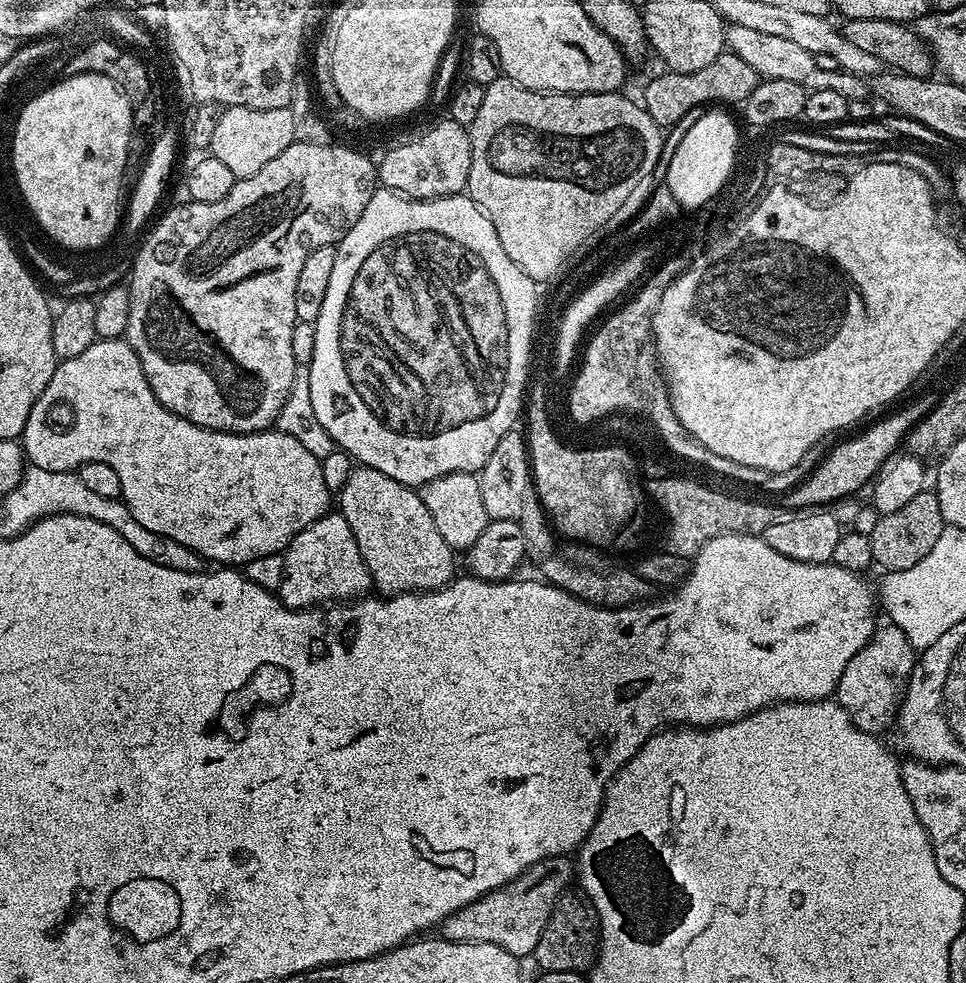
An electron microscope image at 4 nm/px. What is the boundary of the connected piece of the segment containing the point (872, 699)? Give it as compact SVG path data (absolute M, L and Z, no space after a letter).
M884 622L869 638L866 646L846 662L846 670L842 670L842 678L838 682L834 699L852 716L854 726L863 732L880 734L884 727L895 721L900 711L900 702L906 689L908 679L916 668L917 649L912 647L910 638L898 630L891 622Z

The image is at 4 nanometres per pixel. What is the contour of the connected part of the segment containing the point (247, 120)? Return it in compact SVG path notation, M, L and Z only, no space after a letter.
M225 107L218 118L218 126L214 126L210 152L228 169L234 170L237 178L243 178L258 174L266 162L278 158L278 154L282 154L282 150L286 150L286 146L294 141L294 121L289 107L278 110Z

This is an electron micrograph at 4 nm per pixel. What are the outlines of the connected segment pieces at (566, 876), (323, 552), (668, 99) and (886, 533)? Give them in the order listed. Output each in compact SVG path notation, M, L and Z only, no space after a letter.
M556 856L552 860L543 860L530 866L516 880L506 886L494 890L490 894L492 900L492 924L484 928L484 936L464 928L461 932L448 932L446 938L450 942L463 944L486 944L502 946L510 954L521 958L531 957L538 946L538 938L542 938L542 930L546 930L546 922L550 922L550 914L554 906L565 892L574 884L574 864L568 856Z
M329 510L322 518L310 522L306 530L290 541L282 555L284 577L278 595L288 608L314 608L333 602L348 602L363 597L373 587L354 533L339 511Z
M725 50L710 62L710 66L702 66L702 70L693 72L661 71L661 76L656 76L644 88L642 106L659 124L661 129L669 130L690 110L702 106L728 106L724 104L743 105L747 96L754 90L758 77L738 54Z
M935 491L920 492L911 502L906 502L902 510L881 515L878 526L874 526L874 534L870 536L872 559L877 565L881 564L881 569L889 572L906 570L914 566L914 562L922 562L922 558L926 558L926 554L934 550L934 542L942 538L945 527L942 506L938 506Z

